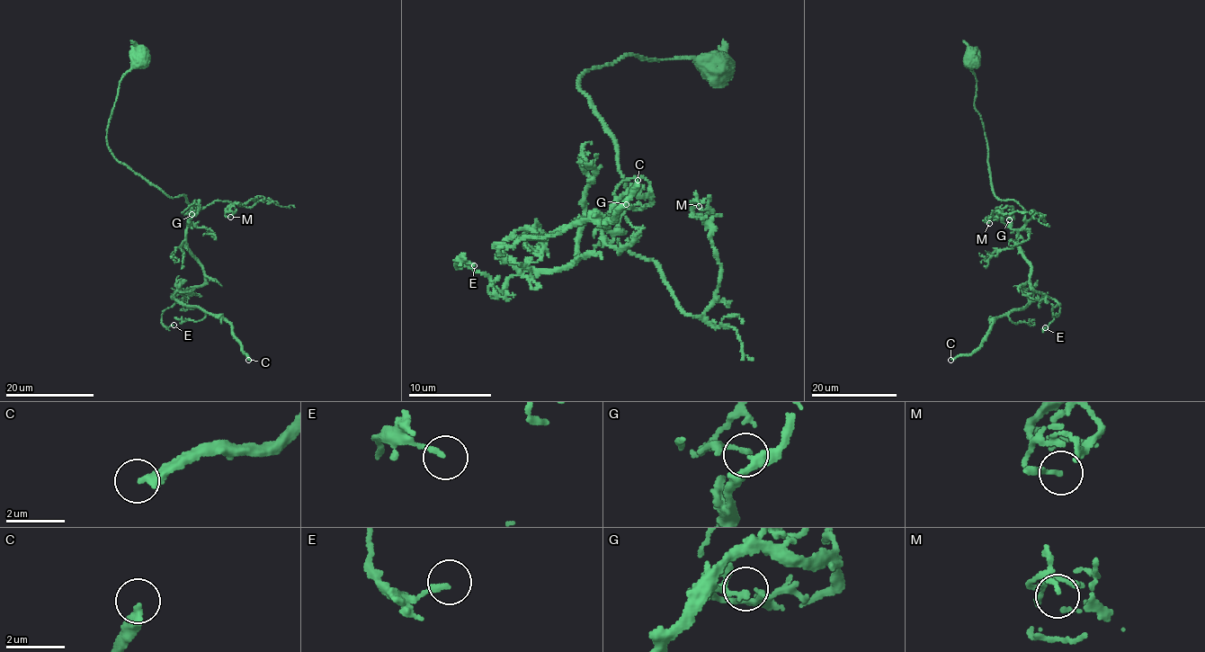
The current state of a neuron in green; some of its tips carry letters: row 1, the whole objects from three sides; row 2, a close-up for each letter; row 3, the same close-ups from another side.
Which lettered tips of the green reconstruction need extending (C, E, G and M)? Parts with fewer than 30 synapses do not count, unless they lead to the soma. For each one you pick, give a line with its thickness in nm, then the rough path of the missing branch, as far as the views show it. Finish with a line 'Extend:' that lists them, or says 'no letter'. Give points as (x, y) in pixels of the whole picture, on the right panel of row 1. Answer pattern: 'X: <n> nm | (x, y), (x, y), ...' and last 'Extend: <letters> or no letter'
C: 300 nm
Extend: C

